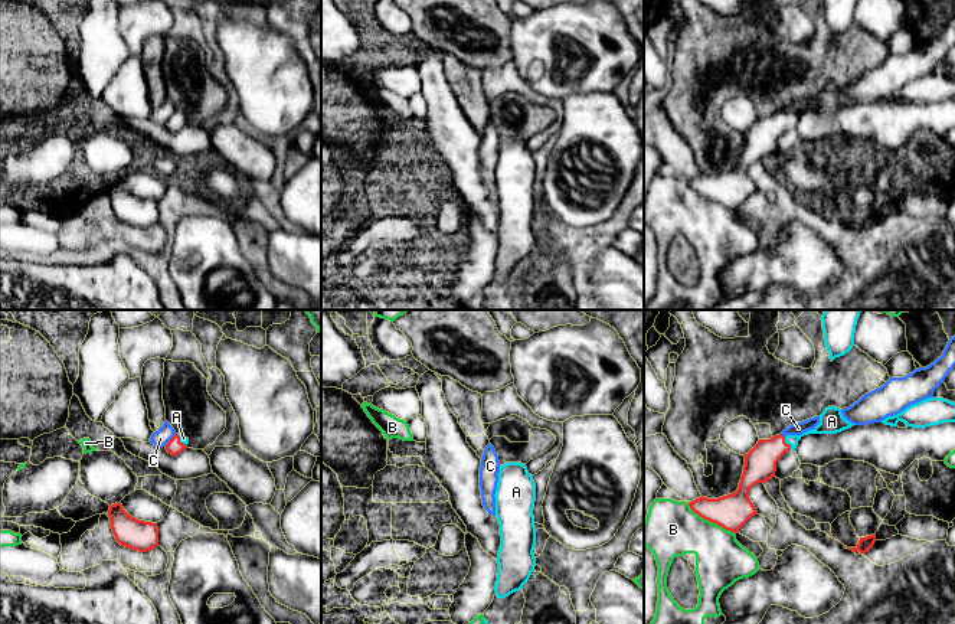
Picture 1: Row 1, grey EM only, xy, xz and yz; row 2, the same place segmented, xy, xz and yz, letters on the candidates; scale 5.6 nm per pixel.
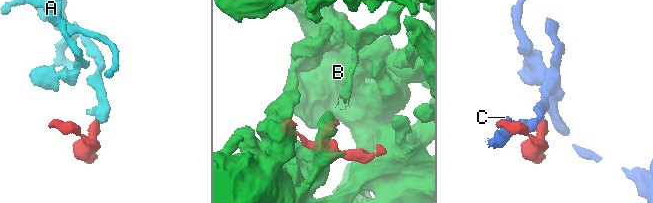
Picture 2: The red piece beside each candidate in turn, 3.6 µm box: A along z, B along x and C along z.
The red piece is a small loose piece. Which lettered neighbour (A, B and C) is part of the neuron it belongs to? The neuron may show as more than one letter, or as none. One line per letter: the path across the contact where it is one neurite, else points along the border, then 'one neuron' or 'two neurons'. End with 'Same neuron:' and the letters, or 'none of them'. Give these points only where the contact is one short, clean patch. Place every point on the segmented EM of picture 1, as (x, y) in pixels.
A: runs through yz (761, 461), (775, 447), (785, 443), (826, 425); one neuron
B: two neurons
C: border along xy (176, 434), (164, 446); two neurons
Same neuron: A

